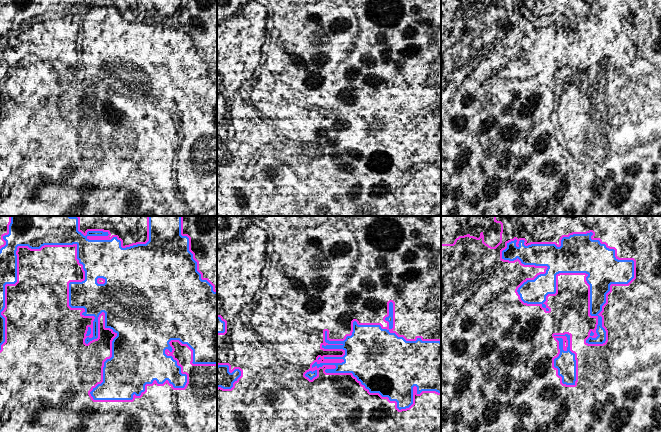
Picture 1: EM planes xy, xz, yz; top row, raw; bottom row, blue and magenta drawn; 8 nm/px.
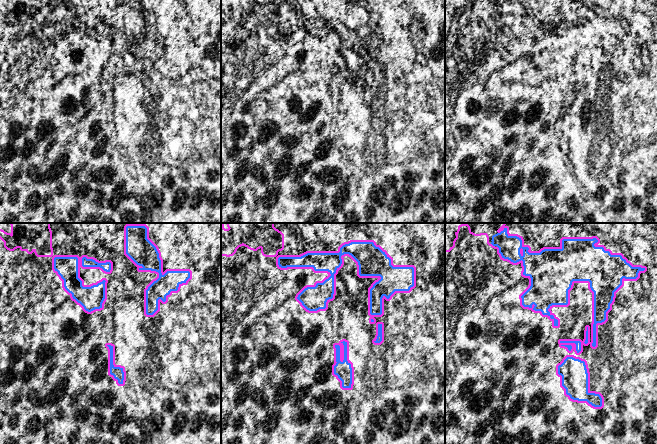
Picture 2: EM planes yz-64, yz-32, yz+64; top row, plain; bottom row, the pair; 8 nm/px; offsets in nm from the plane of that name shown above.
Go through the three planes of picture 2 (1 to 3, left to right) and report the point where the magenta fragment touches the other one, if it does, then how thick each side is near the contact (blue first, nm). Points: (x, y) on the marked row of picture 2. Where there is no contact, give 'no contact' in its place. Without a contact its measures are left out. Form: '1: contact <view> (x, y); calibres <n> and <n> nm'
1: contact yz-64 (151, 270); calibres 200 and 340 nm
2: contact yz-32 (355, 242); calibres 240 and 400 nm
3: contact yz+64 (568, 239); calibres 340 and 420 nm

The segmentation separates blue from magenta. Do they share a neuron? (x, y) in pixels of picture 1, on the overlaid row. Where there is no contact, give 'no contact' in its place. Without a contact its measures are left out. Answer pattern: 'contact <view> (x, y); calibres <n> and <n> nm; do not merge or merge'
contact xy (112, 353); calibres 440 and 320 nm; merge

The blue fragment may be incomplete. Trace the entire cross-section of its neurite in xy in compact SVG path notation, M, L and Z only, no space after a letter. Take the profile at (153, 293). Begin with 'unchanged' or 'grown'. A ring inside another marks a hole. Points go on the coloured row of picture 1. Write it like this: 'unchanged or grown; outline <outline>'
grown; outline M0 216L0 432L217 432L217 216Z

